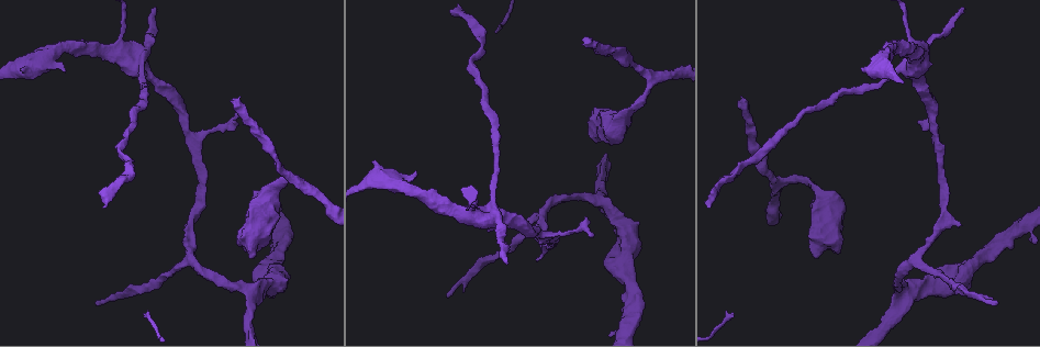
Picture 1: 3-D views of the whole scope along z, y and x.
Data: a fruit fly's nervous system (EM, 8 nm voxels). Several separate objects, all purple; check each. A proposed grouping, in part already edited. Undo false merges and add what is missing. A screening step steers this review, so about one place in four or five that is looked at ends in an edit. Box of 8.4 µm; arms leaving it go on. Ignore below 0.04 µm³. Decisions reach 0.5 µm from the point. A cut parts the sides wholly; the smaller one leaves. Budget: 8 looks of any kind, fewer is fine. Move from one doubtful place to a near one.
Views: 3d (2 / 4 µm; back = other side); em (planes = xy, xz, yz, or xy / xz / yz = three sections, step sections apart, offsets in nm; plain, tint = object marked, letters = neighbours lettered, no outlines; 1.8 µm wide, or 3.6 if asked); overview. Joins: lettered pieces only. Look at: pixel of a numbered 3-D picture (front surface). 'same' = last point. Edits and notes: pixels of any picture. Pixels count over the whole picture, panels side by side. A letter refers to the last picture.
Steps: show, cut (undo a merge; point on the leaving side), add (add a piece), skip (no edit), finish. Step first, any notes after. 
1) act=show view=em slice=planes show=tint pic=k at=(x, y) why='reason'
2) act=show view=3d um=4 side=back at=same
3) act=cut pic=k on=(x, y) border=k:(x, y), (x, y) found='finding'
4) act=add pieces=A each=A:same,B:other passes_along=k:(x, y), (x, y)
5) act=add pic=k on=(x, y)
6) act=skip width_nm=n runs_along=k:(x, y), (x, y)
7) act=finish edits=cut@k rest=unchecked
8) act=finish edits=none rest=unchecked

act=show view=em slice=planes show=letters pic=1 at=(997, 302) why='long arm stops here'

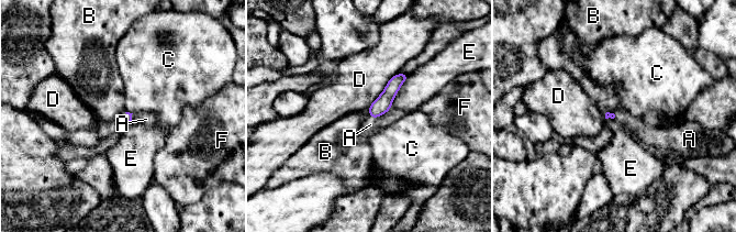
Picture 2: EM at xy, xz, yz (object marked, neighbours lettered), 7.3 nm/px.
act=add pieces=A each=A:same,B:other,C:other,D:other,E:other,F:other found='the neuron continues'

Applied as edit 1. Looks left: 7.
act=show view=overview

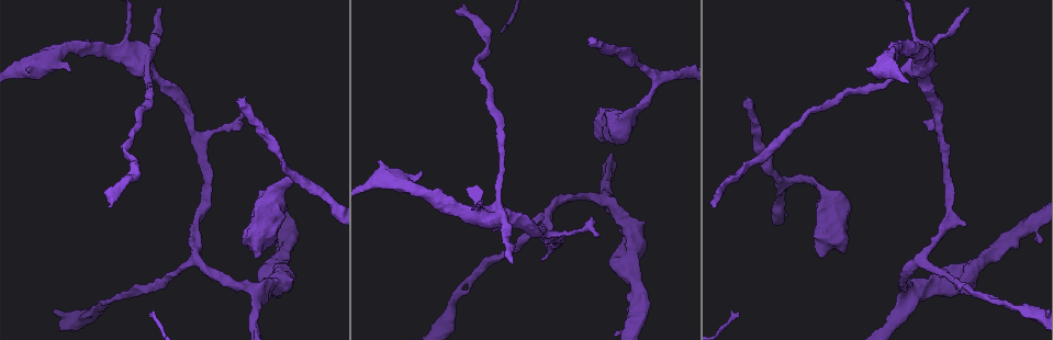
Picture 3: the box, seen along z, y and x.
act=show view=3d um=4 pic=3 at=(918, 71) why='thin arm on a thick one'

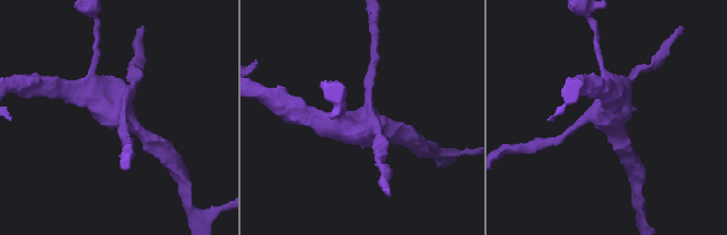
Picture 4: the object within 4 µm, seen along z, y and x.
act=show view=em slice=planes show=letters pic=4 at=(610, 123)

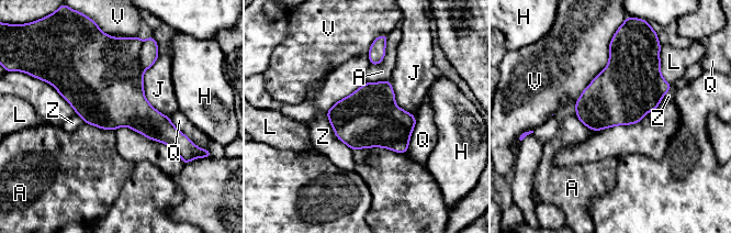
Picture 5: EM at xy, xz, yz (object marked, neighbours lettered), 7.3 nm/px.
act=cut pic=5 on=(148, 54) each=A:other,H:other,J:other,L:other,Q:other,V:other,Z:other border=5:(141, 44), (139, 64), (145, 69) found='two neurons meet here'

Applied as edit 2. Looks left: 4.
act=show view=em slice=yz step=16 show=tint pic=3 at=(595, 39) why='end of a long branch'

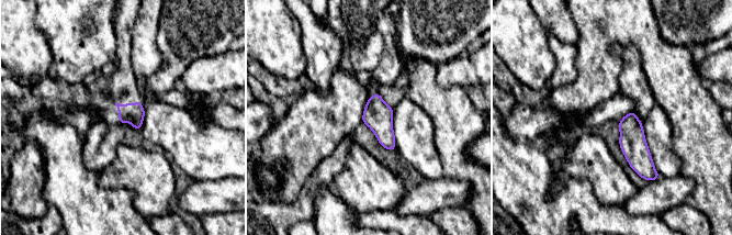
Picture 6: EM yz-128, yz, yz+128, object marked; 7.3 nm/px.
act=show view=em slice=planes show=tint at=same why='cut it another way'

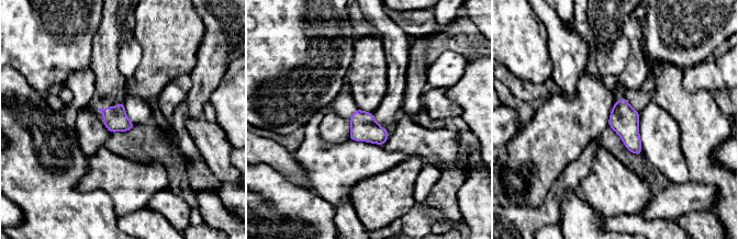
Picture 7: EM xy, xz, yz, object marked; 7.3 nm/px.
act=show view=em slice=planes show=letters at=same why='see the neighbours'

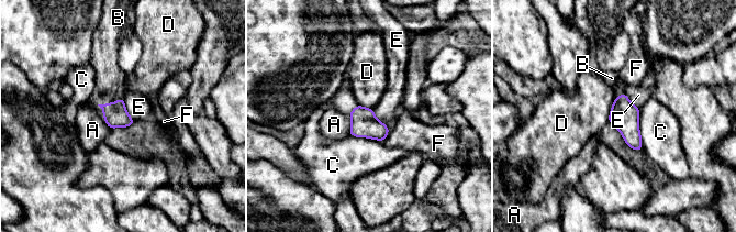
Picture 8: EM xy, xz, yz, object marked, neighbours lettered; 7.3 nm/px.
act=add pieces=B each=A:other,B:same,C:other,D:other,E:other,F:other passes_along=8:(115, 116), (110, 103), (111, 81) found='the neuron continues'

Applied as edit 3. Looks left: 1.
act=finish edits=add@2,cut@5,add@8 rest=unchecked

